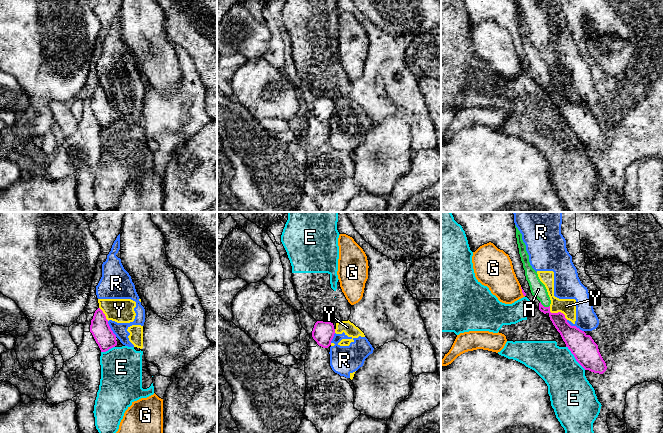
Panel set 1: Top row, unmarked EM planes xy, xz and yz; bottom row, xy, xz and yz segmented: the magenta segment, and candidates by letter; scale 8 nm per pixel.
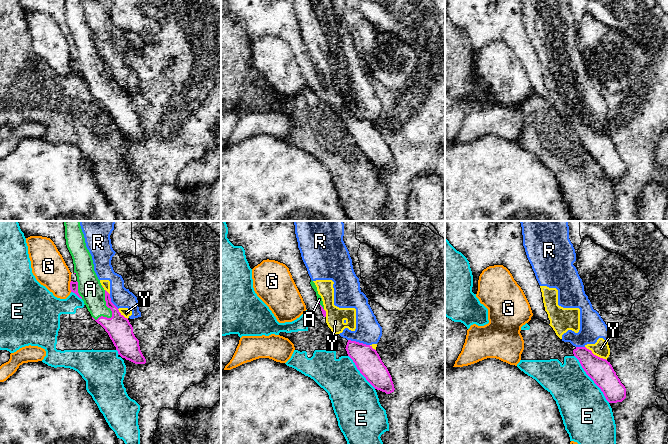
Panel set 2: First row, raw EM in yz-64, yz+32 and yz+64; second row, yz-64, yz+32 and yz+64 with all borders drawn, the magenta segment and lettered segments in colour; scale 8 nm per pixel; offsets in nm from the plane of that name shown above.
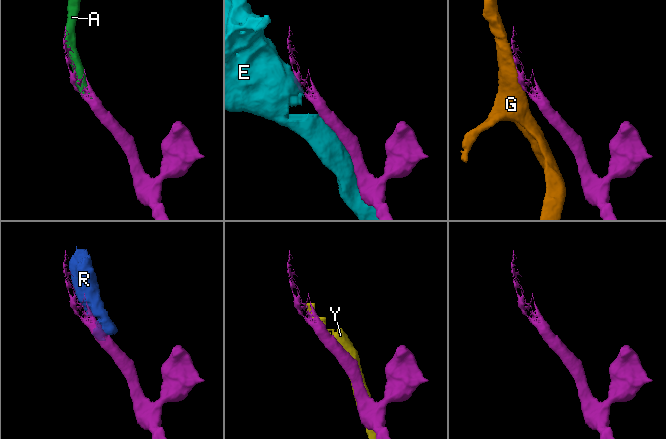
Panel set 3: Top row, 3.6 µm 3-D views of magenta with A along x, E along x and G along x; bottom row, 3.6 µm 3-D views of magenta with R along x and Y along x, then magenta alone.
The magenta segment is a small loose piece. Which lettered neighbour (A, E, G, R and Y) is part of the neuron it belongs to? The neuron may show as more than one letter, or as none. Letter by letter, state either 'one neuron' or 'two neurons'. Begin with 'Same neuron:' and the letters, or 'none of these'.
Same neuron: A
A: one neuron
E: two neurons
G: two neurons
R: two neurons
Y: two neurons

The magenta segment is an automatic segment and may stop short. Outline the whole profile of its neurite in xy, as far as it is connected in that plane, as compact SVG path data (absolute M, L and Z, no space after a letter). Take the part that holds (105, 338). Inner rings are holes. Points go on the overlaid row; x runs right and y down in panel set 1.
M100 308L95 311L91 320L90 332L101 352L106 352L117 345L116 335L111 330L108 320Z

